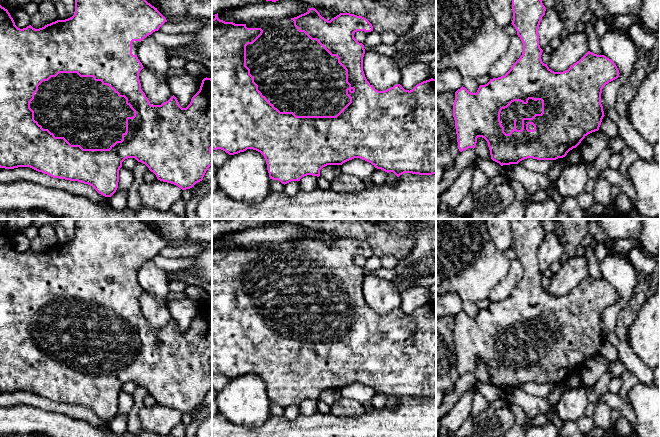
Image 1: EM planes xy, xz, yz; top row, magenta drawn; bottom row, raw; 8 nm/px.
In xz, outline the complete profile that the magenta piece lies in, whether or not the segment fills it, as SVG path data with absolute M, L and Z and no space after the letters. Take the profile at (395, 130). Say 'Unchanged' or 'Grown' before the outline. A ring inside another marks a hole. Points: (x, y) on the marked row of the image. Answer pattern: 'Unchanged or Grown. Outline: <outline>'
Grown. Outline: M309 8L309 10L297 17L284 20L272 20L272 21L260 21L252 24L235 24L233 22L225 22L218 18L218 13L213 15L212 19L212 150L221 149L229 155L238 154L244 152L247 149L253 149L260 152L267 164L267 170L270 179L278 180L282 184L287 184L291 181L300 181L300 179L307 175L320 176L320 170L327 165L342 165L343 163L352 160L354 158L360 158L371 163L375 168L381 169L387 173L393 172L397 177L404 173L412 173L419 175L432 175L436 174L436 79L429 79L417 84L412 90L405 90L400 84L385 90L376 90L366 79L363 71L363 57L365 54L364 45L359 43L354 38L354 33L357 31L371 32L373 31L372 24L364 17L357 16L350 13L340 13L330 21L320 15L315 8Z

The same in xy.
Grown. Outline: M75 0L75 13L72 17L65 20L57 20L39 29L35 29L31 25L20 29L15 25L8 10L0 5L0 168L14 169L18 167L30 167L53 178L88 184L105 197L111 197L116 192L119 182L119 170L122 167L122 162L127 158L135 158L138 162L145 164L149 170L156 175L158 180L174 184L182 190L190 189L196 183L202 181L206 171L212 165L212 79L206 77L202 80L199 91L192 97L190 104L186 108L180 106L174 95L161 105L151 105L141 89L139 73L144 67L137 57L137 49L144 38L152 35L155 31L158 31L165 22L167 22L166 18L157 10L157 8L152 6L146 0Z

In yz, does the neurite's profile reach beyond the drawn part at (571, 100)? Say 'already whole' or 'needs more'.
needs more

